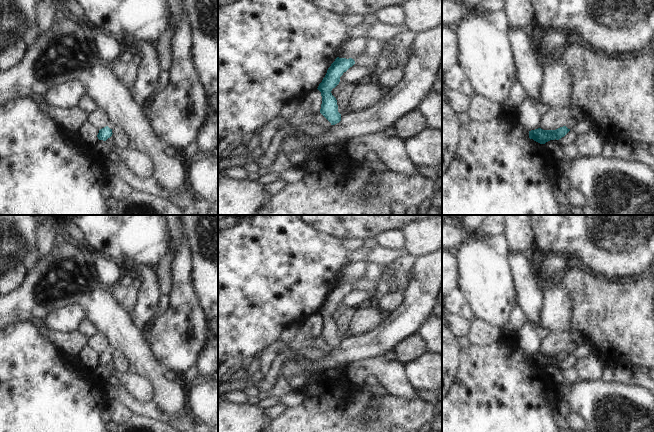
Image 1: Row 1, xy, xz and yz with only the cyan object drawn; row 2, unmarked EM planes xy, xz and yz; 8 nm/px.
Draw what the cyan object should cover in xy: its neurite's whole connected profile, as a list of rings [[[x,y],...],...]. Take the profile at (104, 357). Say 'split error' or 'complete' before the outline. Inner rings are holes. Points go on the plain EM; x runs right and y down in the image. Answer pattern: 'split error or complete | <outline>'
complete | [[[108,350],[102,352],[99,354],[99,357],[97,359],[99,364],[106,365],[108,362],[112,360],[112,353],[110,353]]]

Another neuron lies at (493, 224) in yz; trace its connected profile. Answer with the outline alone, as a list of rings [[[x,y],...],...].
[[[489,215],[482,222],[479,230],[476,232],[476,238],[483,236],[497,236],[504,233],[504,216],[503,215]]]

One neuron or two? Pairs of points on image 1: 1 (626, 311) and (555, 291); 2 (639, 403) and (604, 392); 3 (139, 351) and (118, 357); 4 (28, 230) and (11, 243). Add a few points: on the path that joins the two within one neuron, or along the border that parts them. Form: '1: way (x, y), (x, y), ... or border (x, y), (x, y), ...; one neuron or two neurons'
1: border (561, 283), (571, 302), (572, 318); two neurons
2: way (630, 403), (615, 403), (613, 401); one neuron
3: border (113, 349), (120, 352), (129, 364); two neurons
4: way (24, 230), (15, 239); one neuron

